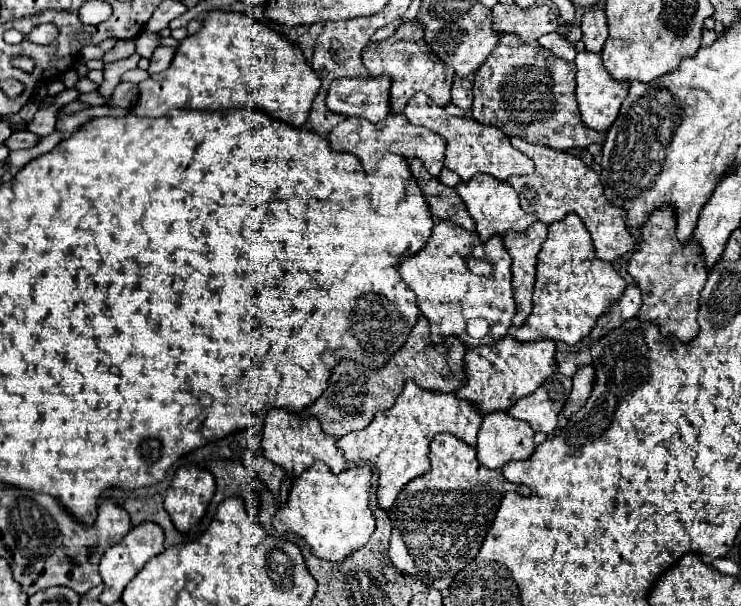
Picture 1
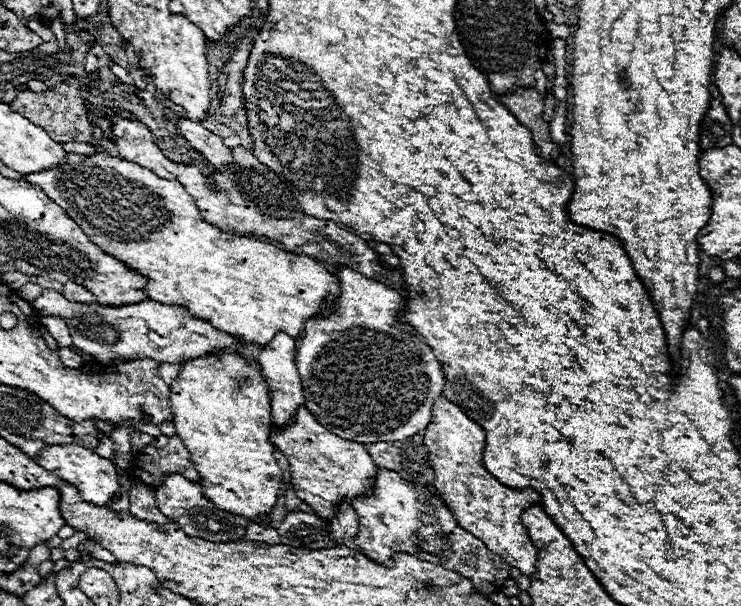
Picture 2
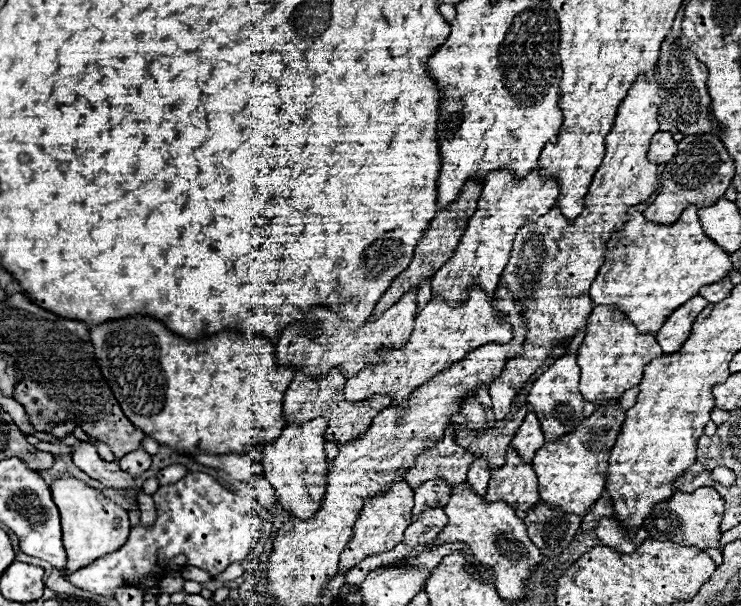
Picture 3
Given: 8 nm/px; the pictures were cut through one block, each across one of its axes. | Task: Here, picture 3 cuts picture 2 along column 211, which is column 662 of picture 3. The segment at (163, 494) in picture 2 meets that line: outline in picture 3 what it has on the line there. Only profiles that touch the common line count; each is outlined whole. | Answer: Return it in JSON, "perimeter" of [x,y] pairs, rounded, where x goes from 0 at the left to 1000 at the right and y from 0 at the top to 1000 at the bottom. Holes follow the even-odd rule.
{"perimeter":[[[950,802],[937,812],[912,809],[907,822],[885,832],[880,848],[869,858],[866,871],[872,871],[872,878],[883,891],[893,891],[893,894],[907,891],[907,894],[915,894],[923,901],[939,901],[942,908],[969,904],[969,894],[974,884],[969,868],[974,861],[974,848],[977,848],[977,828],[964,805]]]}

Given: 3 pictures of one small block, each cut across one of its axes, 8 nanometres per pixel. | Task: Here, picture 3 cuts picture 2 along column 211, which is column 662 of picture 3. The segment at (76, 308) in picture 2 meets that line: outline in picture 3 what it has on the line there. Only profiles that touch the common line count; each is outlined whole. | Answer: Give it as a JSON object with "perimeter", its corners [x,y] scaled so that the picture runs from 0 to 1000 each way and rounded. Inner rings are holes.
{"perimeter":[[[937,488],[934,495],[928,495],[926,502],[920,502],[904,518],[896,538],[885,548],[885,561],[893,571],[896,584],[910,584],[926,564],[926,558],[931,554],[934,531],[953,505],[955,495],[950,495],[947,488]]]}

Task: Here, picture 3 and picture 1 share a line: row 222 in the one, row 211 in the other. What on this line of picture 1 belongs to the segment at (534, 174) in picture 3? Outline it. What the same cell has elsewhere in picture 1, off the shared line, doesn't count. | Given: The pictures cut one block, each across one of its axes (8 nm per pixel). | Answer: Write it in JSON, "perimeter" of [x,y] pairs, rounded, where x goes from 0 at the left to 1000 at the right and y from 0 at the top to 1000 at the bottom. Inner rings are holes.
{"perimeter":[[[642,287],[637,297],[621,300],[615,307],[615,317],[623,327],[623,333],[629,337],[632,353],[642,366],[642,383],[645,383],[648,396],[659,396],[664,389],[677,389],[686,380],[707,383],[715,370],[723,366],[723,356],[707,353],[707,347],[702,343],[702,333],[699,333],[699,320],[691,314],[691,307],[686,307],[686,300],[661,294],[659,287]]]}

